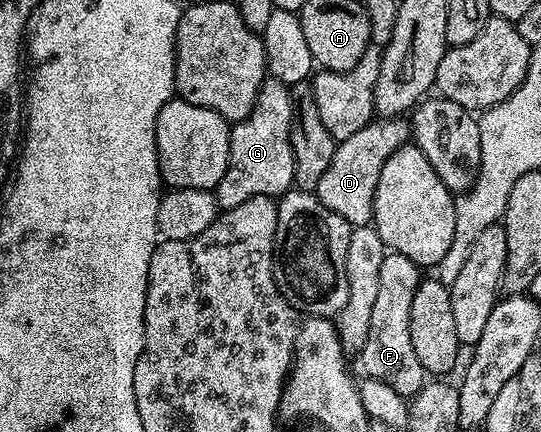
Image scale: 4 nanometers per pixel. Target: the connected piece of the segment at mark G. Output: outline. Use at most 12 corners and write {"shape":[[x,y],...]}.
{"shape":[[263,78],[231,125],[220,210],[295,183],[289,86]]}

